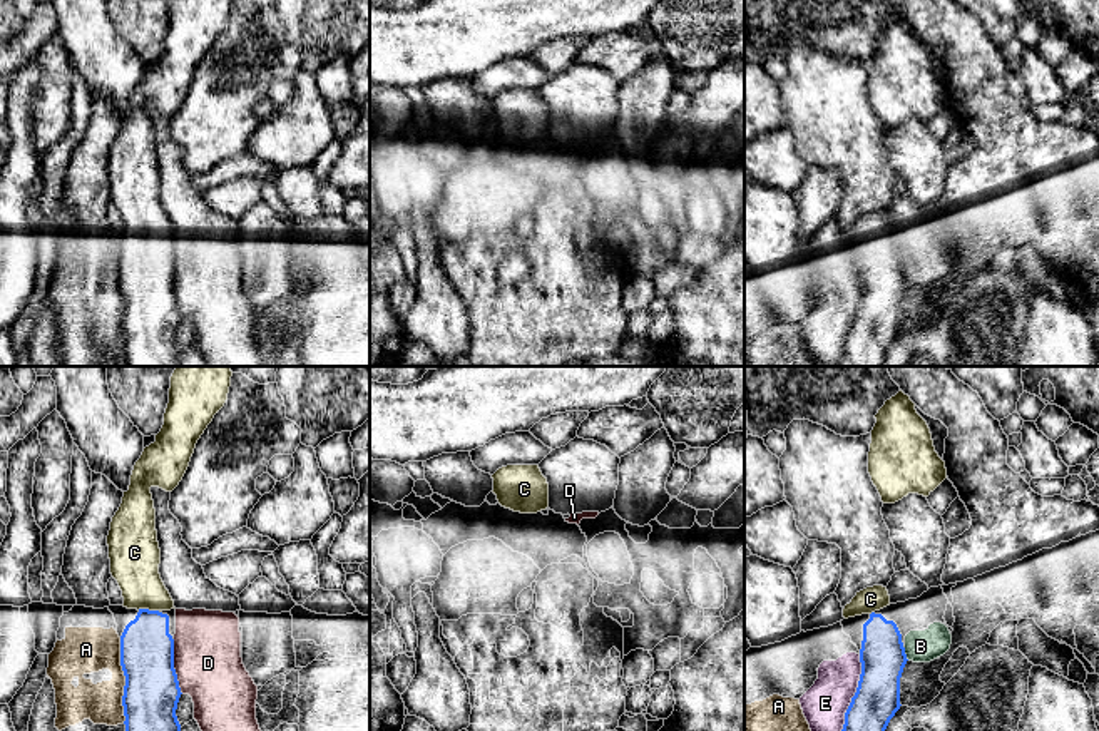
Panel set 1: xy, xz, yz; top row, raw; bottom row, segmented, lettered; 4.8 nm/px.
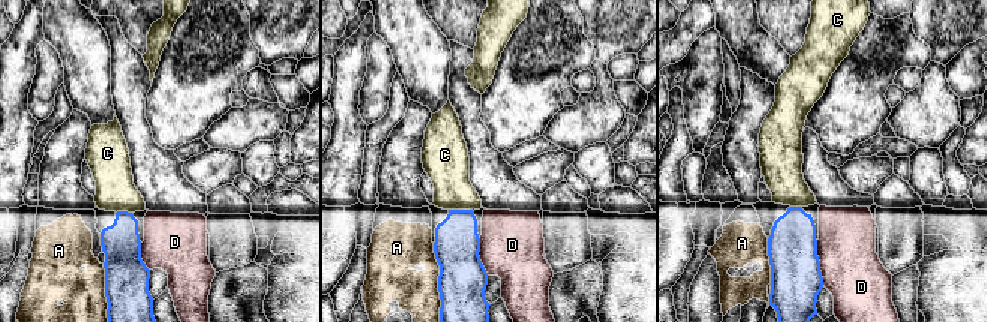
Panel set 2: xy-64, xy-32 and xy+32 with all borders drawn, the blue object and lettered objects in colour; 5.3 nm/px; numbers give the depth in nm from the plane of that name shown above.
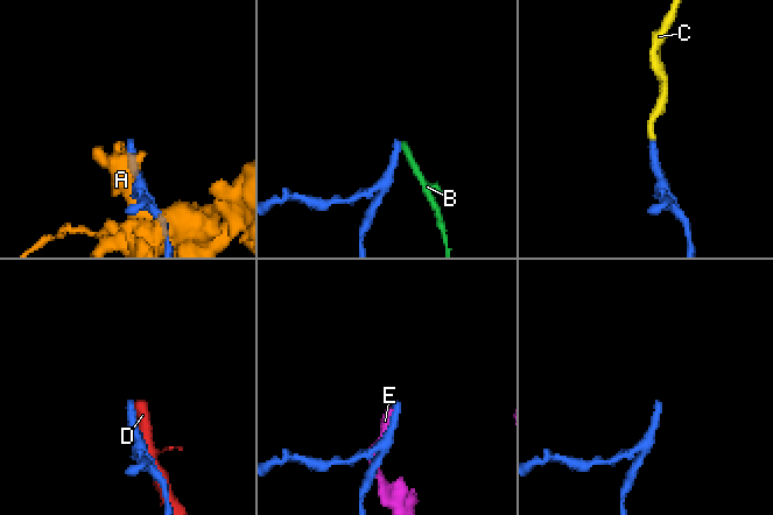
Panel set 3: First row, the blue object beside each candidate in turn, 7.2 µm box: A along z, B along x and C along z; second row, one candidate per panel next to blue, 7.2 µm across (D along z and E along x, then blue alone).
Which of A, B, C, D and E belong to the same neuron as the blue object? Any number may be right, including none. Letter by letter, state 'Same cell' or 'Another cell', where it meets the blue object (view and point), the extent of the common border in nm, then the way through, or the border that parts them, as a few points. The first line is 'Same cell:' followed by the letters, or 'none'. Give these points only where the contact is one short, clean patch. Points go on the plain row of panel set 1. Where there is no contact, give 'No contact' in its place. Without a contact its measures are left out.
Same cell: C
A: Another cell. Touches blue at xy (126, 305). Shared border 400 nm
B: Another cell. Touches blue at yz (904, 278). Shared border 80 nm. Boundary: yz (902, 271), (909, 285)
C: Same cell. Touches blue at xy (148, 235). Shared border 100 nm. Path across: xy (146, 271), (148, 235), (148, 219), (134, 184)
D: Another cell. Touches blue at xy (173, 291). Shared border 260 nm. Boundary: xy (173, 265), (173, 293), (183, 318)
E: Another cell. Touches blue at yz (852, 323). Shared border 440 nm

